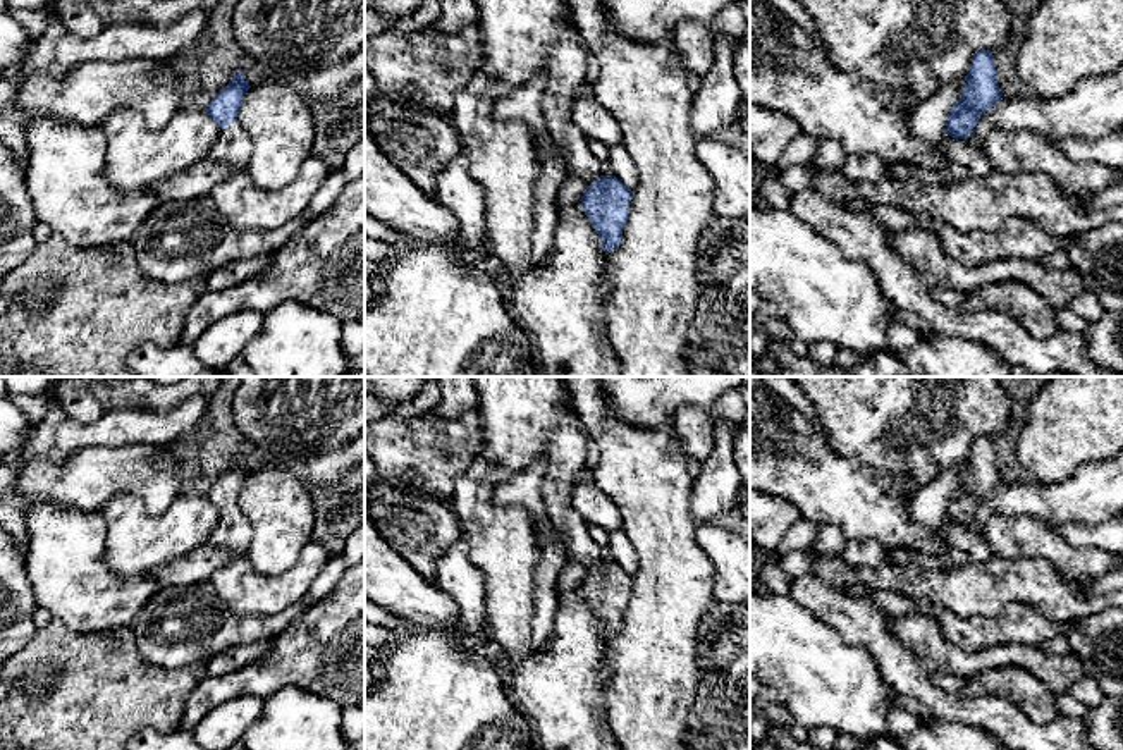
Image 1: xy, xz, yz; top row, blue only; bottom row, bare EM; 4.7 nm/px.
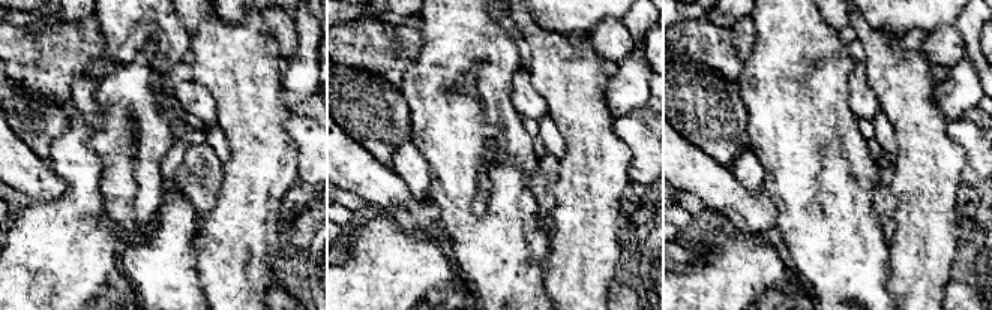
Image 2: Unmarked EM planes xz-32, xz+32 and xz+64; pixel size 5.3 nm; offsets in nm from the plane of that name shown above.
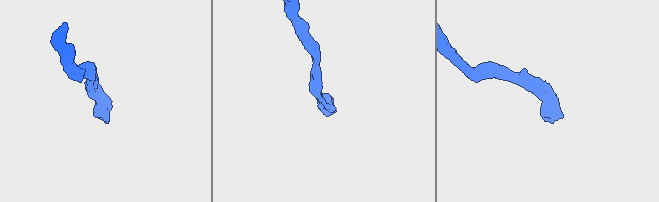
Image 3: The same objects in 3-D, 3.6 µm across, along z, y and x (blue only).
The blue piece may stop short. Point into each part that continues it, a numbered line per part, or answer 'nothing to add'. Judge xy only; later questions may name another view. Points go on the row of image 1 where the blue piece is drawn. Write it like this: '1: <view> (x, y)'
1: xy (233, 147)

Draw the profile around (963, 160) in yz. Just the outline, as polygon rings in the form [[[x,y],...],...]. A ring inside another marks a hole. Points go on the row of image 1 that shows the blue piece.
[[[946,138],[942,141],[942,151],[948,158],[946,169],[913,169],[908,163],[886,163],[887,175],[906,181],[915,174],[925,184],[941,186],[954,181],[982,179],[994,172],[994,167],[985,155],[973,148],[967,139]]]

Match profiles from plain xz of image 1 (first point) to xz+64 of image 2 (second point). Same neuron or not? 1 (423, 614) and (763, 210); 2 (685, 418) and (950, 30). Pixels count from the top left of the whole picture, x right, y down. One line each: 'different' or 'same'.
1: same
2: same

